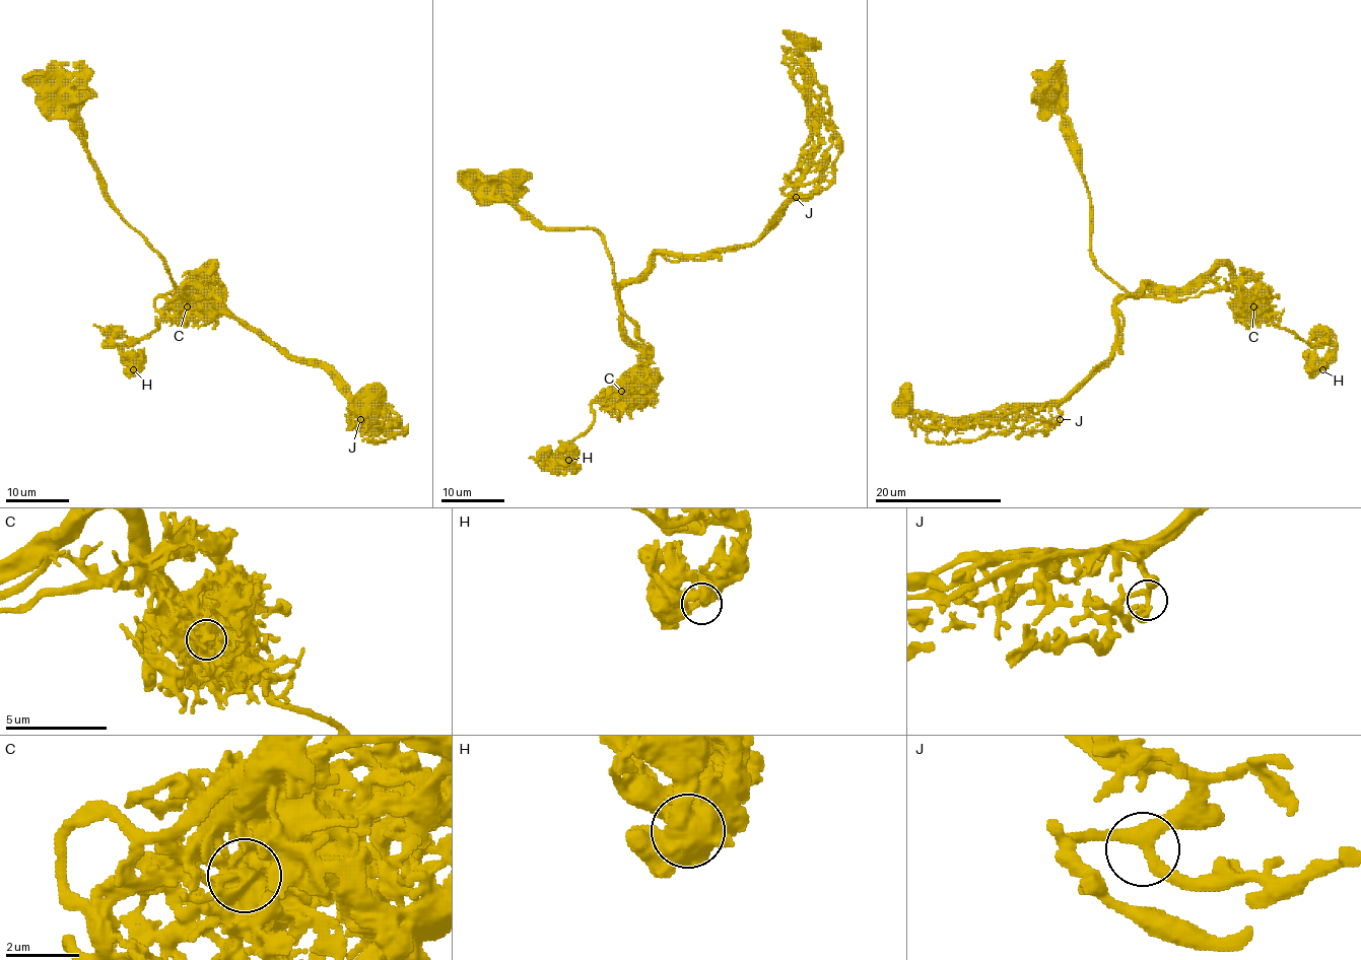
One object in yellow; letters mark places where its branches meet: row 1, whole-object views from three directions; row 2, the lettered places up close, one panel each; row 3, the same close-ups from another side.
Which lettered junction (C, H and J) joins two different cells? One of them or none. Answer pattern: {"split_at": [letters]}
{"split_at": ["C"]}

